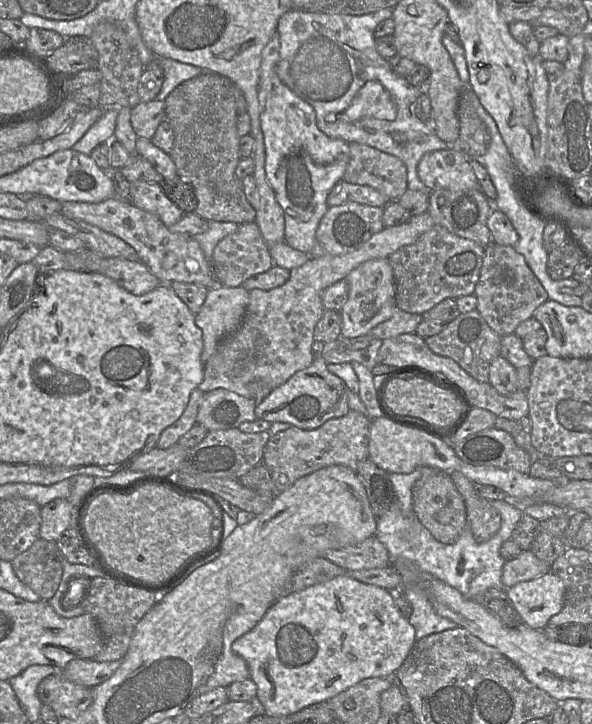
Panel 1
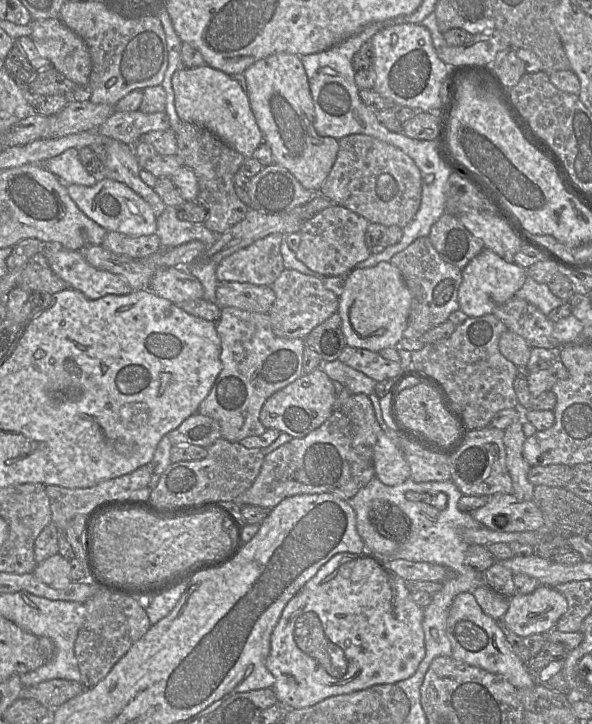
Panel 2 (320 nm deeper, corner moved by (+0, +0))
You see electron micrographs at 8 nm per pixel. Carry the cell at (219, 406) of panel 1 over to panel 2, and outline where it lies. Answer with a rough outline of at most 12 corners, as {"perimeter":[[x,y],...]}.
{"perimeter":[[196,412],[167,433],[173,446],[208,448],[221,438],[215,419]]}

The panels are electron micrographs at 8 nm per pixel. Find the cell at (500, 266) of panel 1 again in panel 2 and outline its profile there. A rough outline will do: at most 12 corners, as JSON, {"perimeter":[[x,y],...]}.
{"perimeter":[[514,296],[493,314],[533,348],[559,350],[554,323]]}

